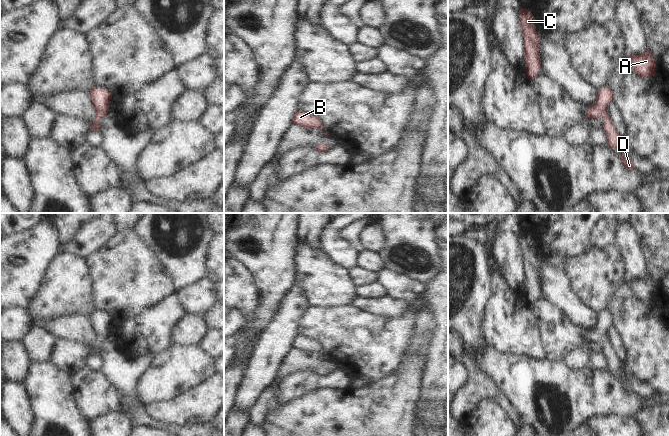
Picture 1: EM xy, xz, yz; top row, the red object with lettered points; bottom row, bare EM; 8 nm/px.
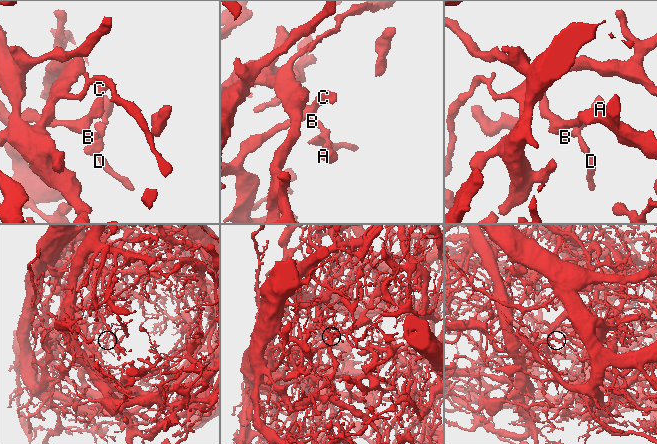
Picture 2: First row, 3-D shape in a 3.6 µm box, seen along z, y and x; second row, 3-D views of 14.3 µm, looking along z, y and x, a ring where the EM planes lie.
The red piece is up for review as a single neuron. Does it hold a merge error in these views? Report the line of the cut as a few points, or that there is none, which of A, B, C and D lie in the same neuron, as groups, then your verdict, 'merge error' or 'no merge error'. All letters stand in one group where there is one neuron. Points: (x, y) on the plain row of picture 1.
no cut; A B C D; no merge error

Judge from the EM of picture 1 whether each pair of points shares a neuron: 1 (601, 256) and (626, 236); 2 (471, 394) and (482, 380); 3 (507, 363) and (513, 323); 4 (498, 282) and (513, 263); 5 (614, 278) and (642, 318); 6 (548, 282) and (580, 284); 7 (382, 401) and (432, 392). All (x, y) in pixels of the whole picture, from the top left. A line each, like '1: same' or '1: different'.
1: different
2: same
3: different
4: different
5: different
6: different
7: different

